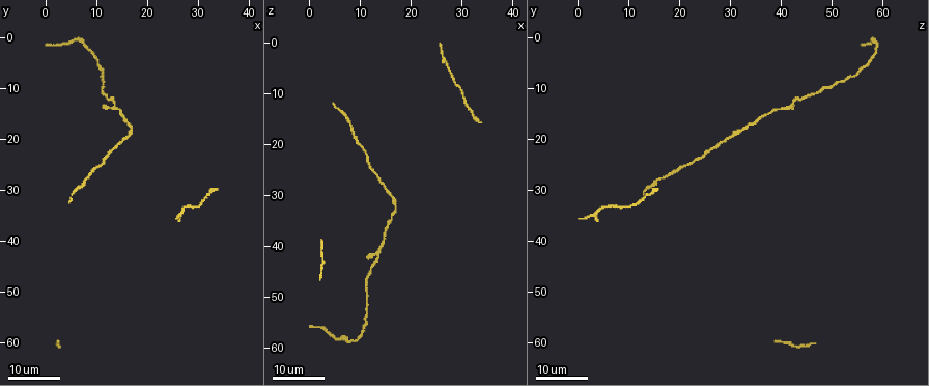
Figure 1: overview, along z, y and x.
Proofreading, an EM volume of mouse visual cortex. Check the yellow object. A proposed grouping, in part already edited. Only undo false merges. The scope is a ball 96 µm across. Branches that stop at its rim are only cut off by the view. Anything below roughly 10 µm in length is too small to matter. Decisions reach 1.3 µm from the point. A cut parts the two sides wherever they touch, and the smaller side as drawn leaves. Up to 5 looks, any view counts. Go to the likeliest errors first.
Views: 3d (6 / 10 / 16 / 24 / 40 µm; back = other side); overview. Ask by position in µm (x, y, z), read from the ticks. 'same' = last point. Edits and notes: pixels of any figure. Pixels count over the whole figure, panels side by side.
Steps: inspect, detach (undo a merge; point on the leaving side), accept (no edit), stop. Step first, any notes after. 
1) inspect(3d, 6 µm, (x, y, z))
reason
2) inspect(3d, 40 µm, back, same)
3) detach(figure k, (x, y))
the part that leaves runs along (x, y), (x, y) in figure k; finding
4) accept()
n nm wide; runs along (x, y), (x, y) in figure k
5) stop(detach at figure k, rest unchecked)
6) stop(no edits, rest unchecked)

inspect(3d, 16 µm, (28.5, 33.0, 6.5))
a narrow waist

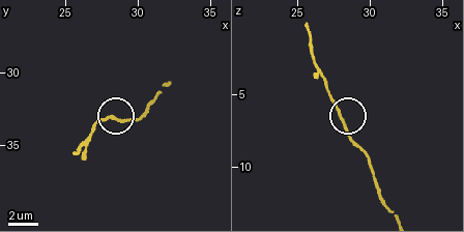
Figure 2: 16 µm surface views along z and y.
inspect(3d, 6 µm, (28.0, 33.0, 7.0))
closer look

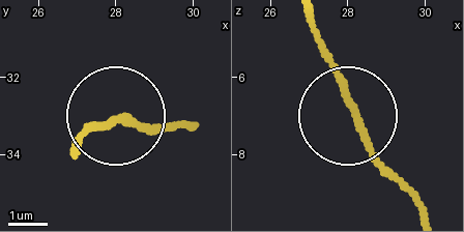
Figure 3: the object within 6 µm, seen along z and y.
accept()
170 nm wide; all the same neuron

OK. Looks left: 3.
inspect(3d, 24 µm, (11.5, 24.5, 21.5))

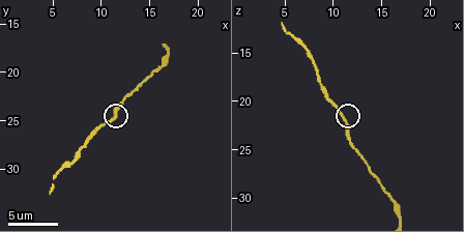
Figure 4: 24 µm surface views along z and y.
inspect(3d, 6 µm, (11.2, 25.0, 22.0))
zoom in

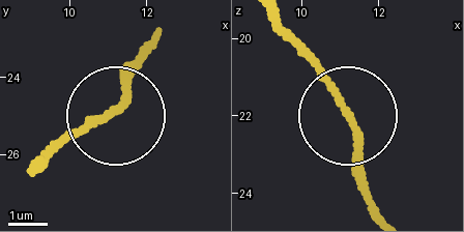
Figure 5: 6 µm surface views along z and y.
accept()
170 nm wide; runs along (111, 109), (52, 139) in figure 5; continuous, no second neuron

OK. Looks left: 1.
inspect(3d, 6 µm, (8.6, 27.0, 17.8))
calibre changes

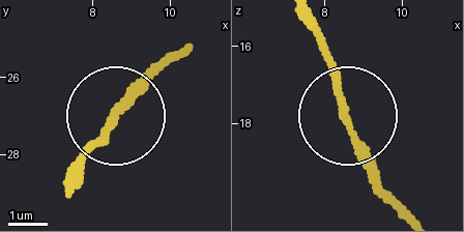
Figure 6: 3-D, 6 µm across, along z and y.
accept()
one neuron here

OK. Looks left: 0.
stop(no edits, rest unchecked)

